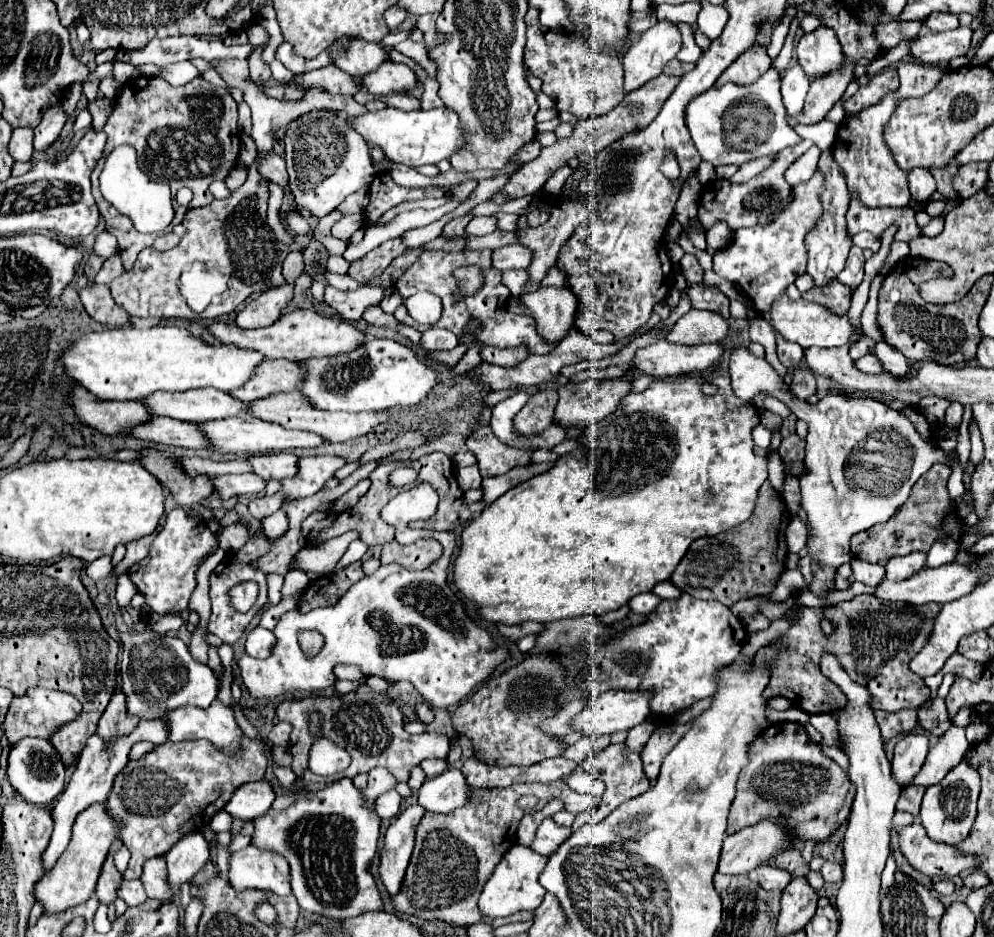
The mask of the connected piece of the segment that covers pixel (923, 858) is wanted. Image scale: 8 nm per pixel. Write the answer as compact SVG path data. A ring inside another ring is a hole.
M920 821L898 831L898 845L906 861L926 877L952 879L964 869L978 869L978 859L972 855L964 857L958 855L954 847L946 847L946 843L934 843L926 831L922 831Z

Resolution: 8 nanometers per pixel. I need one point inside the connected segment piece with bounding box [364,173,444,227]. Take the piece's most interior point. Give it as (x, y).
(384, 194)

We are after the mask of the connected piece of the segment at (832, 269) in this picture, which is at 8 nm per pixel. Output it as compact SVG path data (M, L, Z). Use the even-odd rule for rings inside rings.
M832 147L820 153L816 171L820 171L824 175L824 191L820 193L822 215L818 217L816 225L806 235L806 253L808 253L806 273L814 279L814 287L826 287L844 269L848 251L852 247L852 237L846 227L846 211L848 211L848 203L850 203L850 193L846 187L846 177L842 173L842 169L838 167L838 163L834 161Z

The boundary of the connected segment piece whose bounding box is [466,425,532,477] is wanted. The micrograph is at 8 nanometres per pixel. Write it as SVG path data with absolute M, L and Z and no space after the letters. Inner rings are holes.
M490 425L478 427L466 439L466 447L476 455L482 477L496 477L508 473L514 467L524 467L530 463L532 455L498 443L498 439L494 439L494 433L490 431Z

